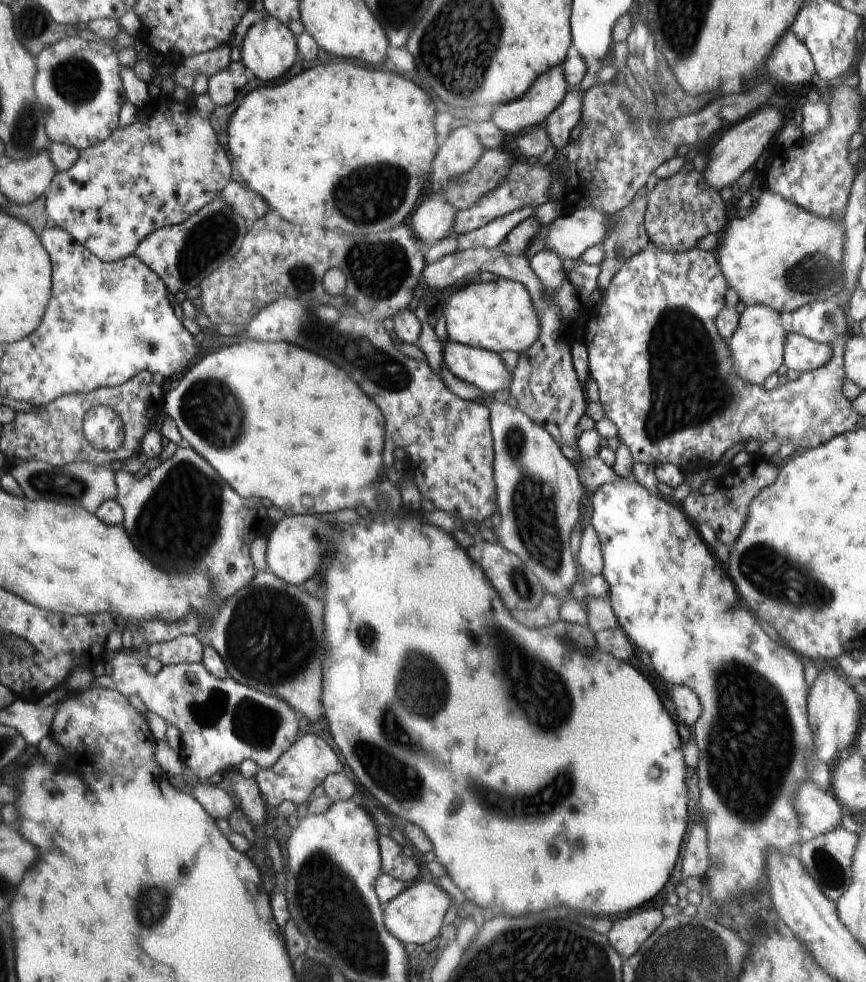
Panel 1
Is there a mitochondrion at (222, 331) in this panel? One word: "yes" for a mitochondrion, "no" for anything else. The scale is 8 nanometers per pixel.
no

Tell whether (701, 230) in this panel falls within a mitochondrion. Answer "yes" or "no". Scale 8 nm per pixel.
no

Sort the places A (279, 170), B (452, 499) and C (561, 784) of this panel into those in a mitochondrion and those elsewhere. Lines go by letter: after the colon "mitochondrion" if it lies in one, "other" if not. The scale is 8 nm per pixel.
A: other
B: other
C: mitochondrion

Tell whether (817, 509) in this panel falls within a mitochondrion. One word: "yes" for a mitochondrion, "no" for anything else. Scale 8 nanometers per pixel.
no

